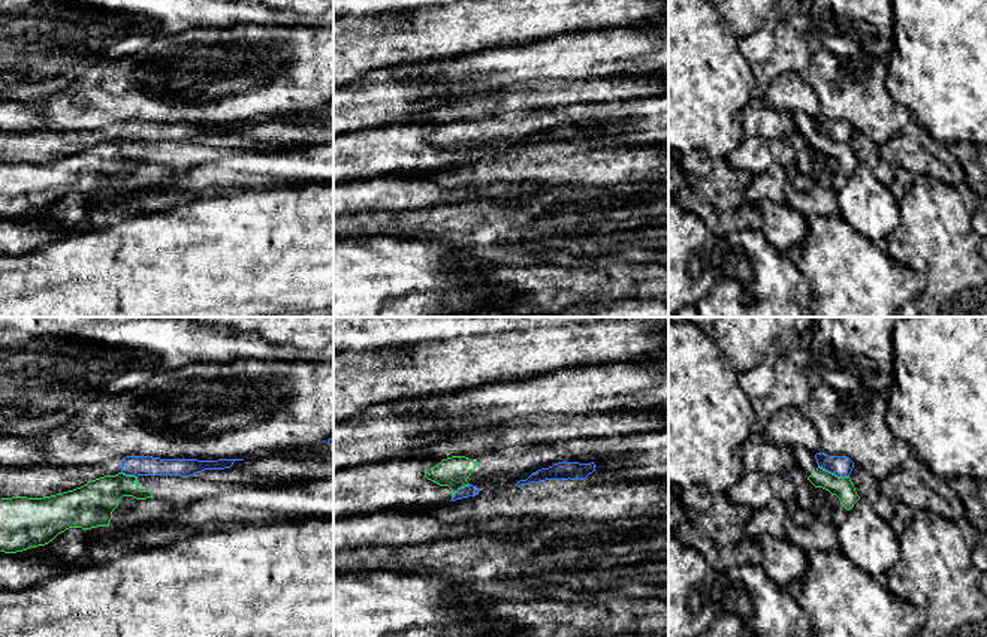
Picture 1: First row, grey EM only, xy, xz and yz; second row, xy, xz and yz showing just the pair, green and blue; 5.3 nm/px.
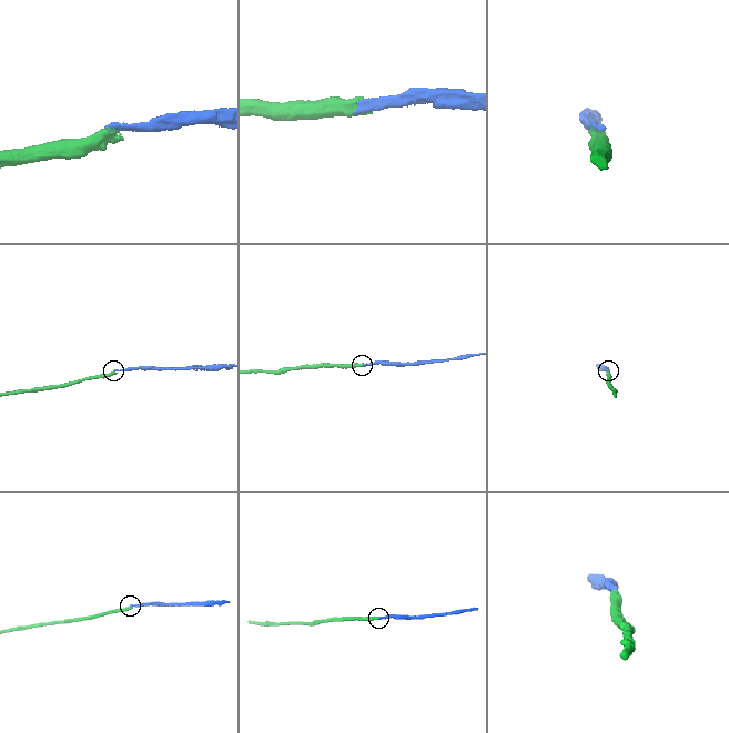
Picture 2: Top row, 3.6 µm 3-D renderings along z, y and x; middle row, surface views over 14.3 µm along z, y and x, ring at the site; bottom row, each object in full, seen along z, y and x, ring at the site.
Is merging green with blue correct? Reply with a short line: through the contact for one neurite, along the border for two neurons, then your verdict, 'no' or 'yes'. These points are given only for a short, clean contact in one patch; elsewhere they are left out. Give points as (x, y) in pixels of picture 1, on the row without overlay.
line yz (818, 130), (838, 141), (848, 142); no

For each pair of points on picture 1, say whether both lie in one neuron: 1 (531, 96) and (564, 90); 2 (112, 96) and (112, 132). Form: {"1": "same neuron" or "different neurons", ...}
{"1": "same neuron", "2": "different neurons"}

